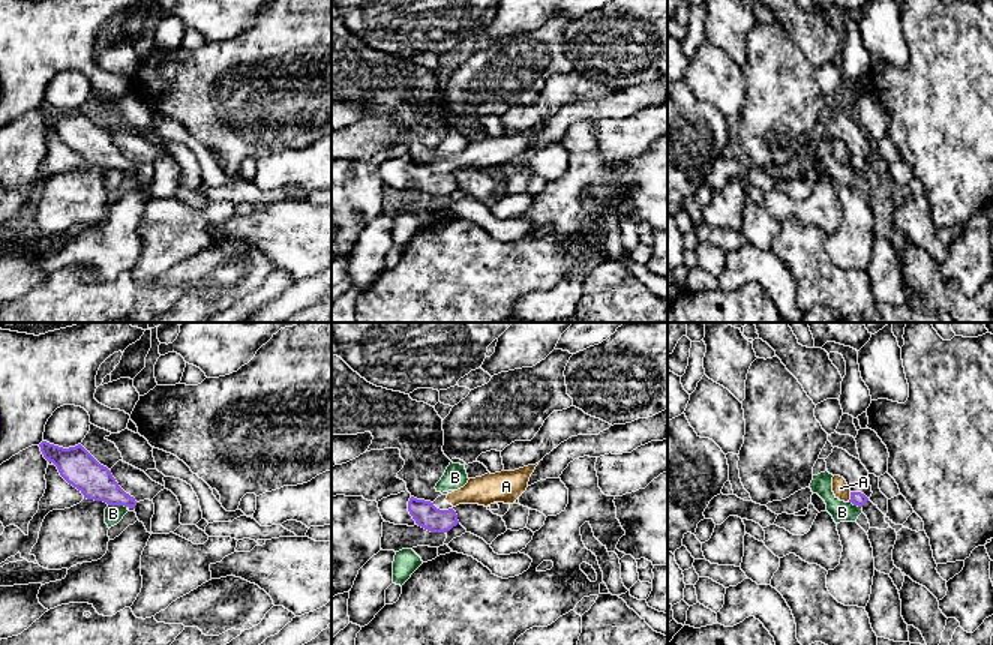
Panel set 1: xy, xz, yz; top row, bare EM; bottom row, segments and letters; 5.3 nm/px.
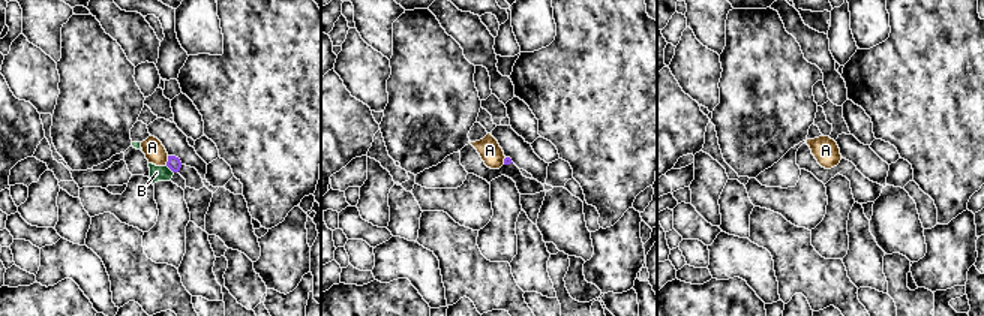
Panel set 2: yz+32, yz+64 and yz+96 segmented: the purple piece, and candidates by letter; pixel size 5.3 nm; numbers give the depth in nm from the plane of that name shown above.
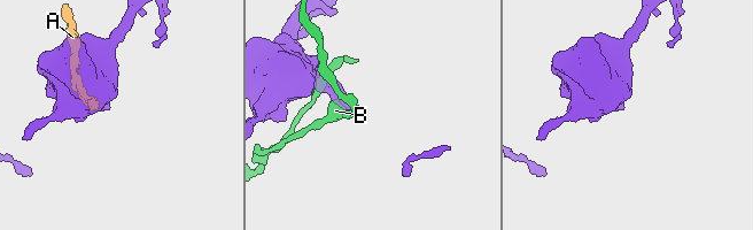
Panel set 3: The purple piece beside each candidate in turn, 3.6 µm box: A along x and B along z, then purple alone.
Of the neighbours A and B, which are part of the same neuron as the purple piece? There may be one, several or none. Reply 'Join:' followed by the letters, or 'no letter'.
Join: no letter

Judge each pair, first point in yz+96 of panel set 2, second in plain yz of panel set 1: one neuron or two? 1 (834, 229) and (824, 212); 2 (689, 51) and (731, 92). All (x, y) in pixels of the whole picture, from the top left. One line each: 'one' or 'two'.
1: two
2: one

